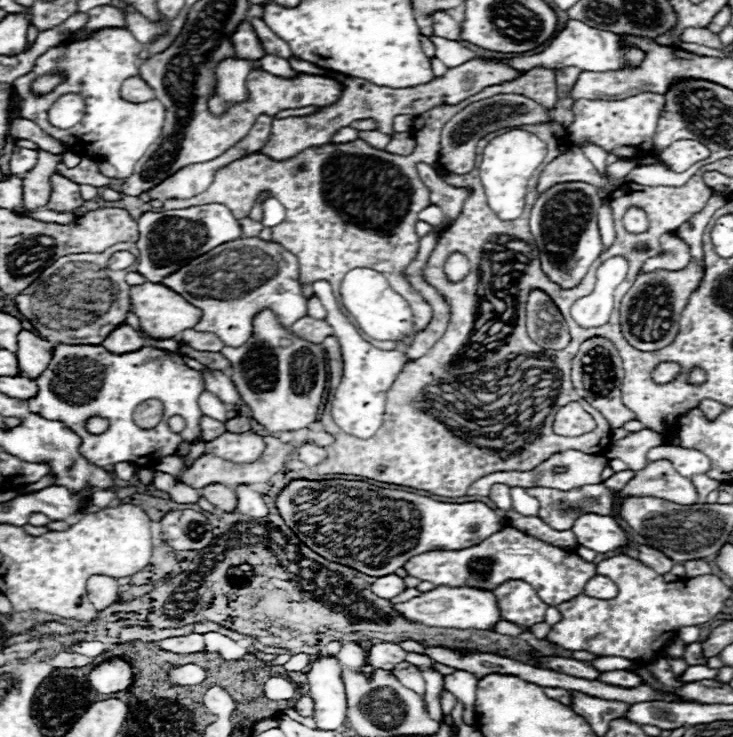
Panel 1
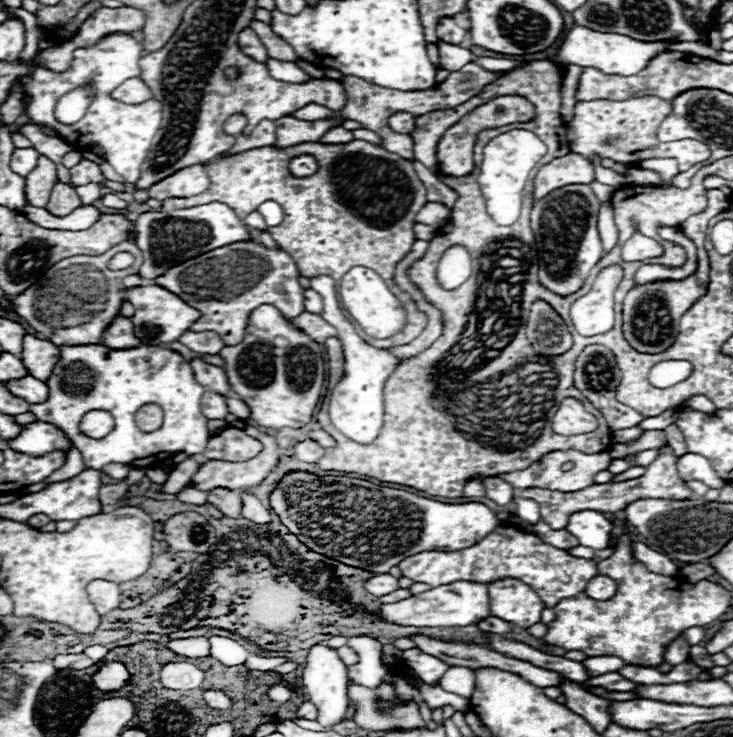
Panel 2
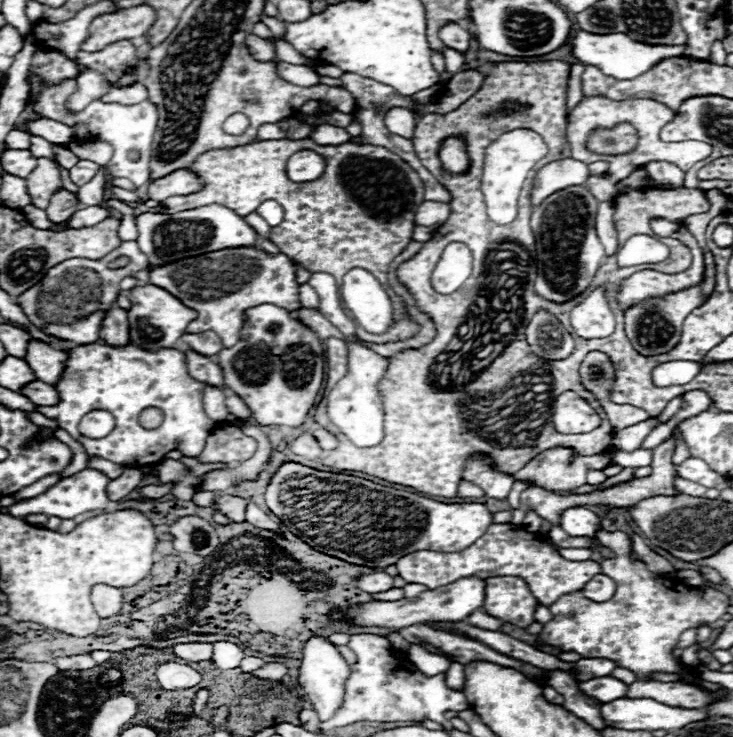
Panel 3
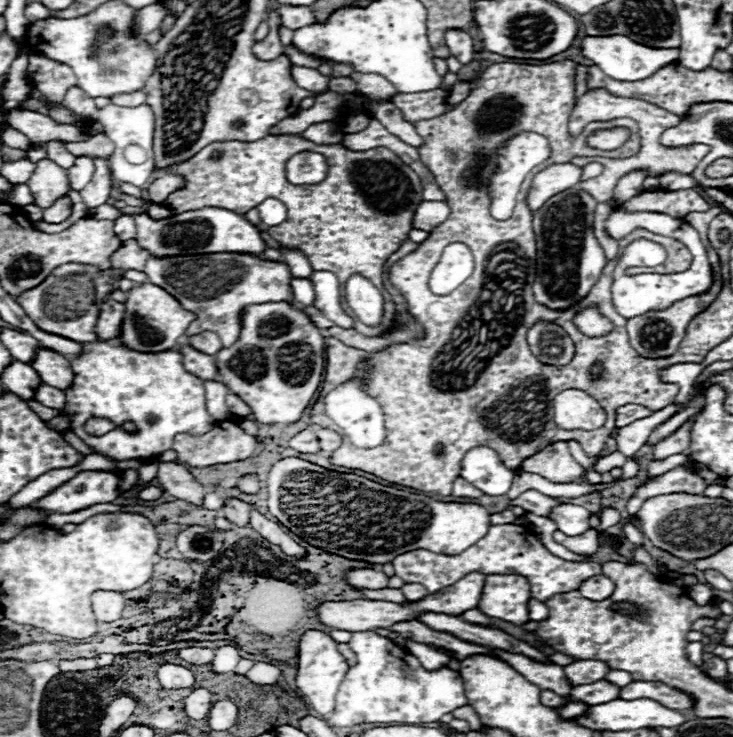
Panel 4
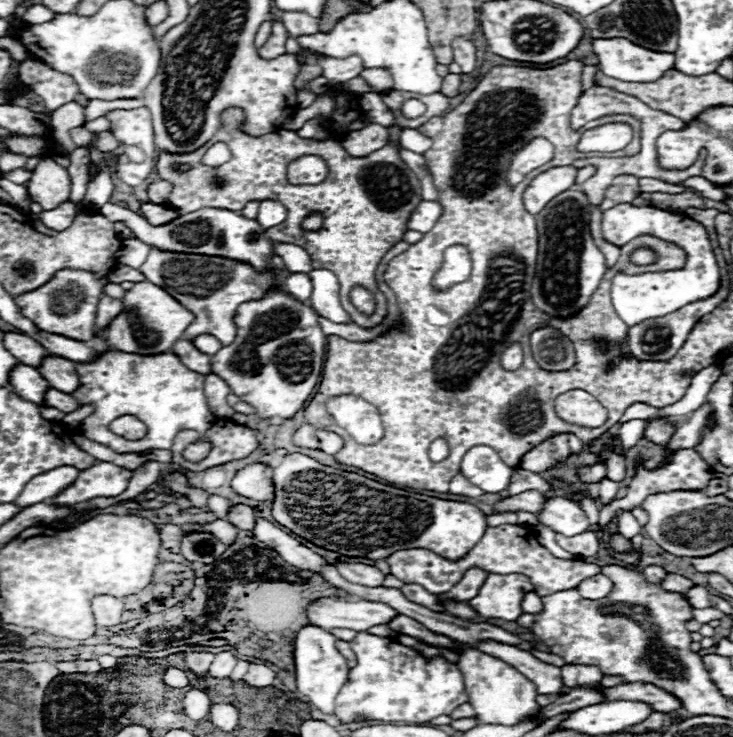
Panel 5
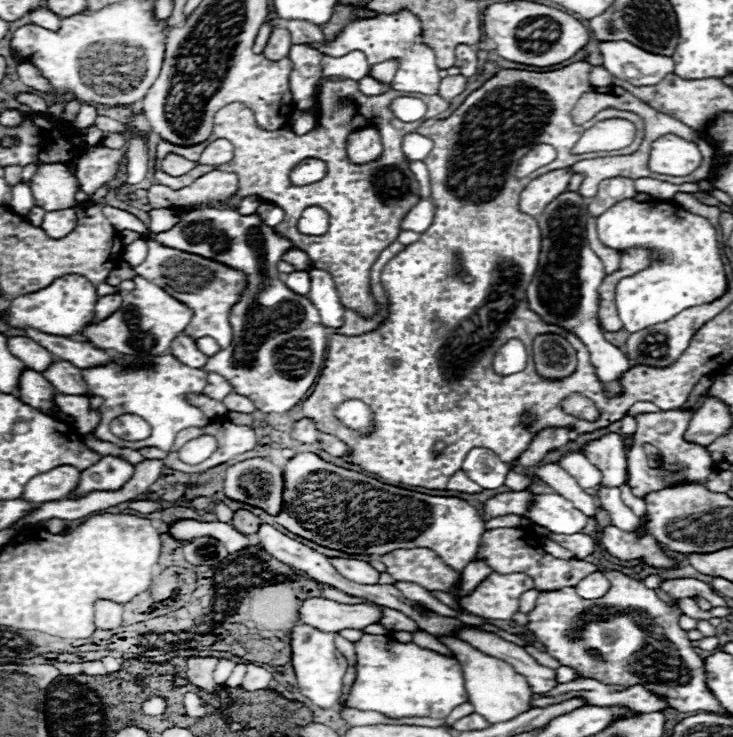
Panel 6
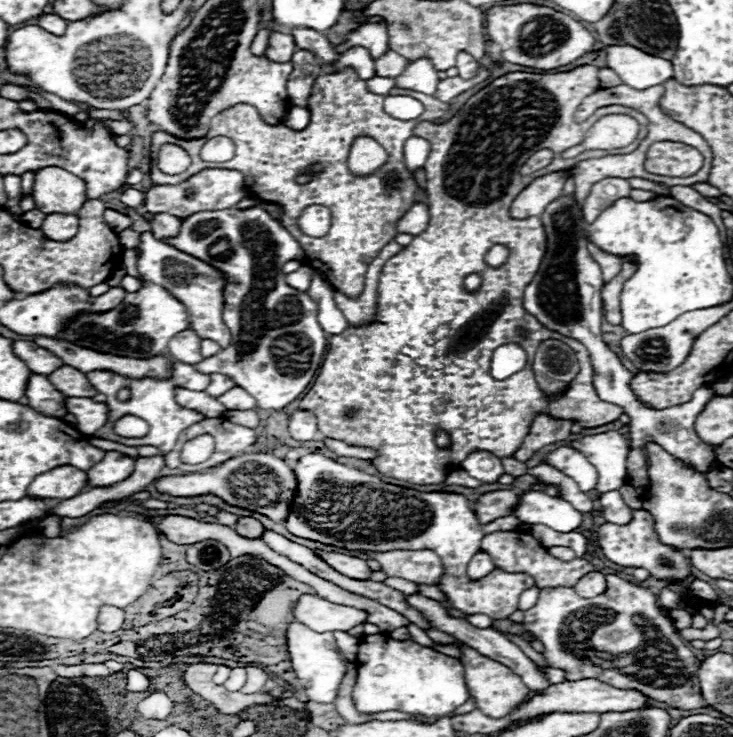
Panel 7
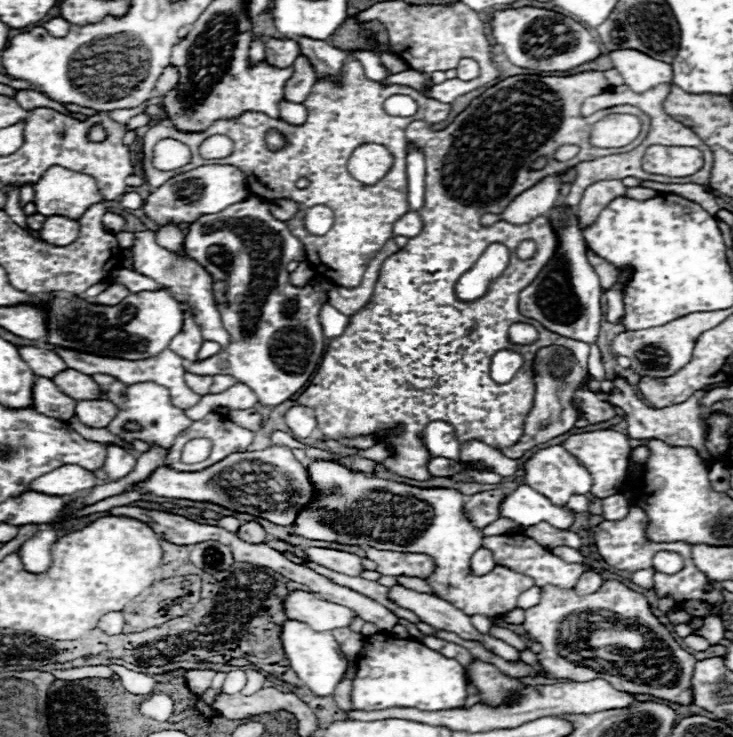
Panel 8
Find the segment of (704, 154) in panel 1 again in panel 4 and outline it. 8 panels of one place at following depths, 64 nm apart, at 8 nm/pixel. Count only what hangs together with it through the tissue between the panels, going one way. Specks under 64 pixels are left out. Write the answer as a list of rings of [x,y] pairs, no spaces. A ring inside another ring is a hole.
[[[594,90],[594,92],[586,92],[572,108],[572,114],[570,114],[570,126],[568,126],[568,132],[572,136],[578,136],[582,134],[584,126],[590,124],[590,122],[602,122],[602,120],[614,120],[614,118],[632,118],[634,122],[638,122],[640,126],[640,152],[630,156],[630,158],[598,158],[598,156],[574,156],[572,162],[578,164],[578,166],[586,166],[588,162],[594,162],[594,160],[600,160],[604,164],[604,174],[596,176],[596,178],[590,178],[590,180],[584,180],[580,182],[578,186],[582,190],[586,190],[596,202],[608,202],[612,198],[612,192],[614,192],[614,186],[616,182],[628,174],[628,172],[646,172],[650,176],[656,176],[664,170],[676,170],[676,172],[682,172],[682,174],[690,174],[696,164],[704,158],[704,156],[678,156],[680,150],[678,148],[664,148],[660,144],[660,134],[664,128],[670,128],[670,126],[676,126],[680,122],[678,116],[674,116],[672,112],[660,108],[660,106],[654,106],[650,102],[644,102],[644,100],[638,100],[638,98],[616,98],[612,94],[608,94],[606,90]]]

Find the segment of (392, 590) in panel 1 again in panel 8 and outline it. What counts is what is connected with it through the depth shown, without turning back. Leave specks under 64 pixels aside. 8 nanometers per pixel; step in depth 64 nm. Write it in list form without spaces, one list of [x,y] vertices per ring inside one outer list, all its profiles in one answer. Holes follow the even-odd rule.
[[[306,548],[304,550],[308,558],[316,564],[322,564],[334,572],[348,574],[348,576],[360,576],[364,572],[362,558],[356,554],[340,552],[340,550],[330,550],[330,548]]]

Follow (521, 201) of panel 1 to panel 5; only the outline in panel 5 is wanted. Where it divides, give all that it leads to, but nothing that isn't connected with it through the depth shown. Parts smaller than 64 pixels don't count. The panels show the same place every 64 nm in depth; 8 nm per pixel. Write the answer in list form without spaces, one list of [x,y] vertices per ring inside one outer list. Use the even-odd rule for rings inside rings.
[[[546,138],[528,140],[520,150],[516,150],[512,154],[512,160],[510,160],[510,166],[506,172],[508,186],[520,184],[528,172],[550,162],[552,156],[554,156],[554,148]]]

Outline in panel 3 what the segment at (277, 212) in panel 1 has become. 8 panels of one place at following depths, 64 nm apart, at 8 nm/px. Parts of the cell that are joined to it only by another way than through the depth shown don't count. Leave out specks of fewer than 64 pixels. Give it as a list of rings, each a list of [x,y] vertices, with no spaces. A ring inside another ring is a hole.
[[[266,200],[264,204],[260,204],[256,208],[256,212],[270,224],[270,226],[278,226],[284,220],[284,210],[276,200]]]

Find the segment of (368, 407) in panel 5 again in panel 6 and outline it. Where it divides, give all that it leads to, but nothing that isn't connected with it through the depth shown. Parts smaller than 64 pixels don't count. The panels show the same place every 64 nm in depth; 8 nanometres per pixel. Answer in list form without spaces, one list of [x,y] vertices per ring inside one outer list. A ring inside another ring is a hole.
[[[362,400],[342,402],[334,410],[334,414],[342,424],[346,424],[352,430],[358,430],[360,434],[368,434],[374,428],[374,414]]]

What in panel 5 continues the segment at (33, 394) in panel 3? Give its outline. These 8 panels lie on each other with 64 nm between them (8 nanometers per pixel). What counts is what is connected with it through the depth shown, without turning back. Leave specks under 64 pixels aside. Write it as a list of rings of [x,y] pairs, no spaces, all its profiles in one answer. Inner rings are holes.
[[[48,388],[48,390],[46,390],[46,394],[44,394],[44,404],[52,406],[52,408],[58,408],[58,410],[62,410],[64,414],[80,408],[80,404],[78,404],[72,396],[68,396],[68,394],[64,394],[64,392],[56,392],[56,388]]]

